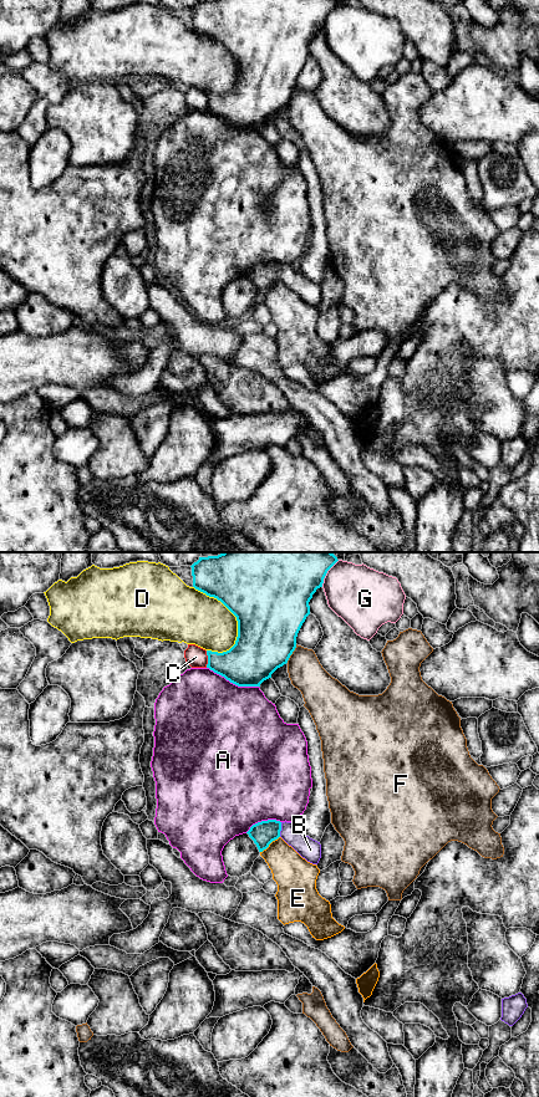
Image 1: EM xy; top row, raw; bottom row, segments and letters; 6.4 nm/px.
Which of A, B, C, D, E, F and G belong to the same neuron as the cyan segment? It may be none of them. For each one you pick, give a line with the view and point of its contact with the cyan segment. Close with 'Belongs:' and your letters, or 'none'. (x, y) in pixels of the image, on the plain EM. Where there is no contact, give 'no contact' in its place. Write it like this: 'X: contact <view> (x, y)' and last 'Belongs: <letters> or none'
B: contact xy (280, 273)
Belongs: B

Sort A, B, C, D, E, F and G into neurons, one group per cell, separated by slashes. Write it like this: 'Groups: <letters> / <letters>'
Groups: A / B / C / D / E / F / G

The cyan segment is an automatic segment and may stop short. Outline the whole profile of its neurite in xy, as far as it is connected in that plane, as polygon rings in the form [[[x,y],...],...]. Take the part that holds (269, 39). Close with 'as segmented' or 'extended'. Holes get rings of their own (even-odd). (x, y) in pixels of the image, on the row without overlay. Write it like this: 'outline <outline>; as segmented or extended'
outline [[[199,0],[192,10],[193,30],[220,44],[238,63],[235,87],[227,95],[207,93],[207,111],[238,129],[260,129],[288,106],[298,76],[310,57],[309,45],[322,30],[337,0]]]; as segmented

